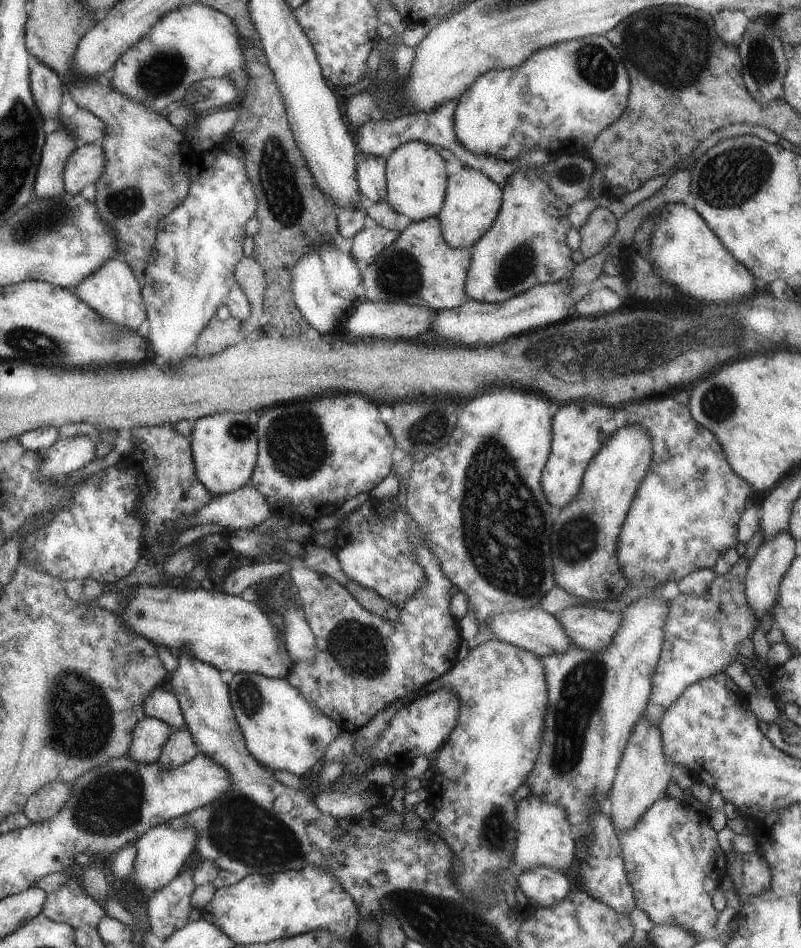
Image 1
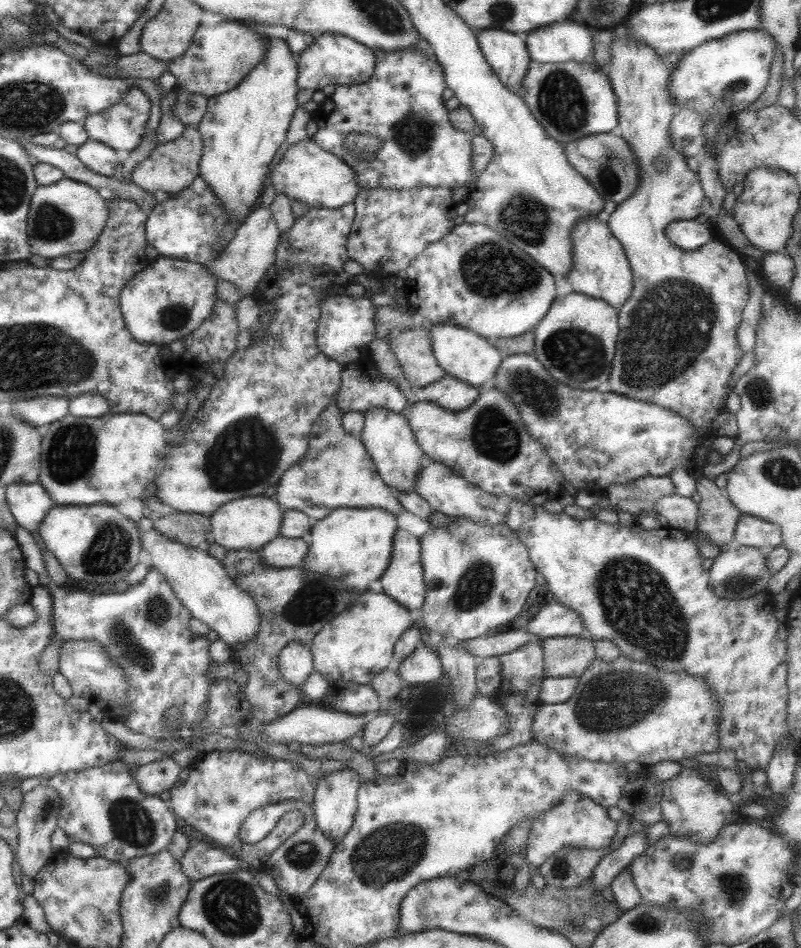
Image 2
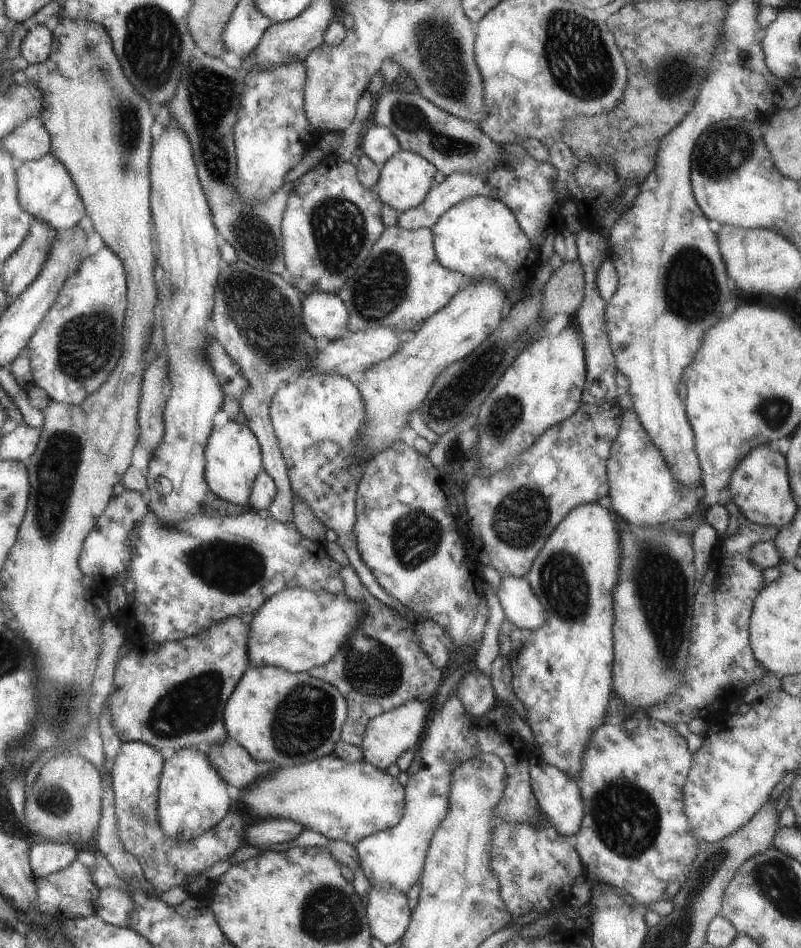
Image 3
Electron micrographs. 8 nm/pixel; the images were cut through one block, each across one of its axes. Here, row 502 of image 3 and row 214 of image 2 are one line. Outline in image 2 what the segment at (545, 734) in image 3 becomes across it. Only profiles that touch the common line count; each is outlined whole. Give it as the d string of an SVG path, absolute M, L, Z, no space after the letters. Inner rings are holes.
M606 214L586 216L574 226L571 238L572 268L565 277L574 292L620 307L630 297L633 287L632 267L622 244L610 233L605 218Z

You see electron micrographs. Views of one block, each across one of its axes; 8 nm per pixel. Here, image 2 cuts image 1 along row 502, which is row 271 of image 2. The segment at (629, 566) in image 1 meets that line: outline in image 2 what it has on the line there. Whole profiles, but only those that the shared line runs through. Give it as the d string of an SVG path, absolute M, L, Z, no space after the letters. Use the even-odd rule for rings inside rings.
M626 22L613 30L616 36L611 46L607 75L616 94L619 121L611 133L621 136L634 151L639 162L640 181L634 194L620 205L610 207L605 218L610 233L622 244L633 274L630 297L619 309L616 358L610 371L610 384L606 388L642 402L656 402L658 406L680 414L697 431L697 440L700 441L714 434L710 426L719 414L725 414L725 403L733 388L730 384L732 372L745 354L736 340L736 330L749 297L750 279L746 274L749 264L727 241L722 243L712 239L703 248L690 252L678 248L666 237L666 228L672 222L695 220L711 208L710 201L704 195L697 173L671 144L669 124L675 113L668 89L671 66L654 49L637 43L626 33Z

